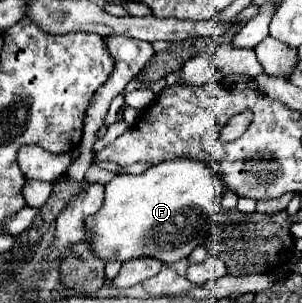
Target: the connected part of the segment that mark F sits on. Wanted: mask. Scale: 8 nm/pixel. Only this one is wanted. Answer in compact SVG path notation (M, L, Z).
M173 159L163 161L159 165L151 165L141 175L115 175L105 185L105 203L97 215L87 219L91 233L91 243L95 253L105 259L129 261L137 257L155 257L163 263L185 259L197 245L203 243L209 223L213 223L213 215L221 209L221 201L225 195L225 185L221 177L209 167L209 163L201 163L199 159Z

